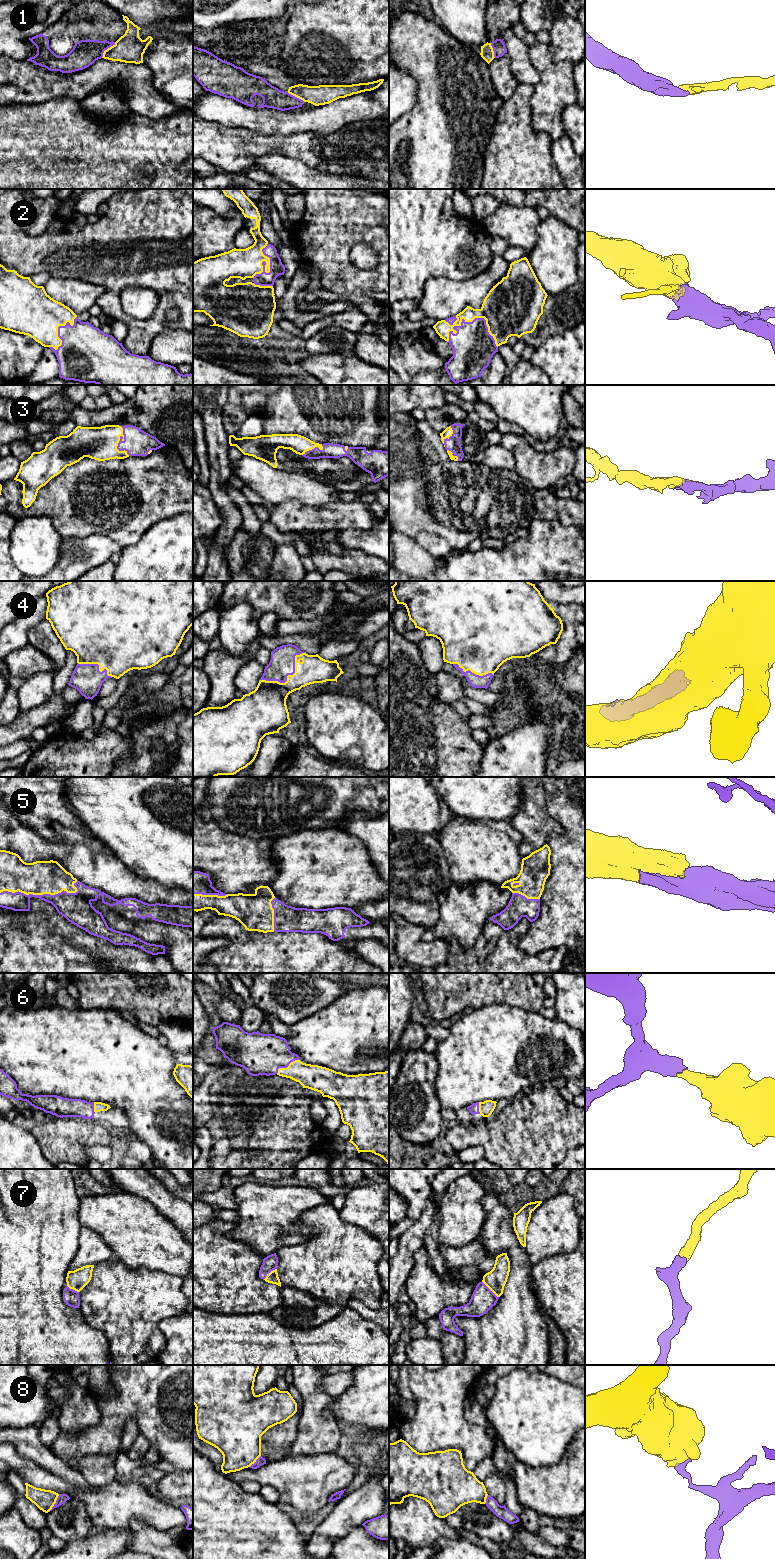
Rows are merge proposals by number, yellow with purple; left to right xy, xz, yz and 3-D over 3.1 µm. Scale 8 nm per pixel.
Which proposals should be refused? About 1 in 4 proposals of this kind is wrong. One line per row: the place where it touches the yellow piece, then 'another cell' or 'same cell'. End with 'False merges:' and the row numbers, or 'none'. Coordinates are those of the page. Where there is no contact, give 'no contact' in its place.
1: xy (107, 49) | another cell
2: yz (477, 317) | same cell
3: xy (118, 442) | same cell
4: xz (287, 676) | same cell
5: xy (43, 893) | same cell
6: xz (287, 1067) | same cell
7: yz (490, 1289) | same cell
8: xy (55, 1502) | another cell
False merges: 1, 8

